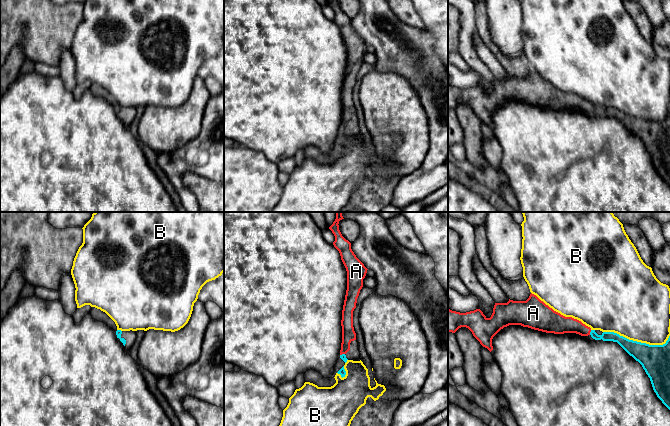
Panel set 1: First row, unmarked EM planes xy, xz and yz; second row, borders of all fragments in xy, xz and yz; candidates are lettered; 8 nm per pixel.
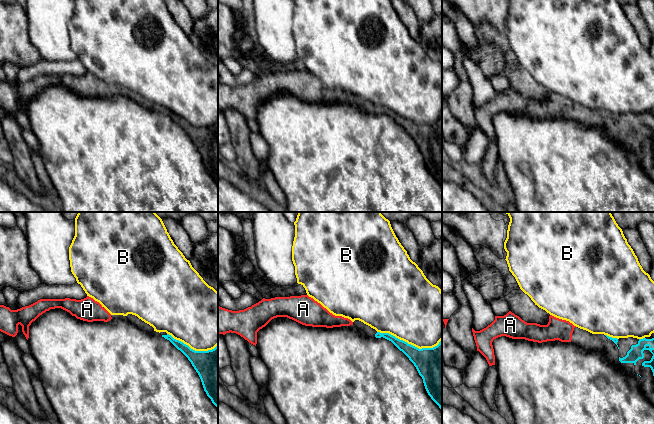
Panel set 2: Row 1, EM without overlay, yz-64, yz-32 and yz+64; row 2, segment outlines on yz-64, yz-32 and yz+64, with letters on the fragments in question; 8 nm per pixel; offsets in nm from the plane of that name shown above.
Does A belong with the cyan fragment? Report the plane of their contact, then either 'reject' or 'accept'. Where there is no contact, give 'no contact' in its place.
yz | accept

